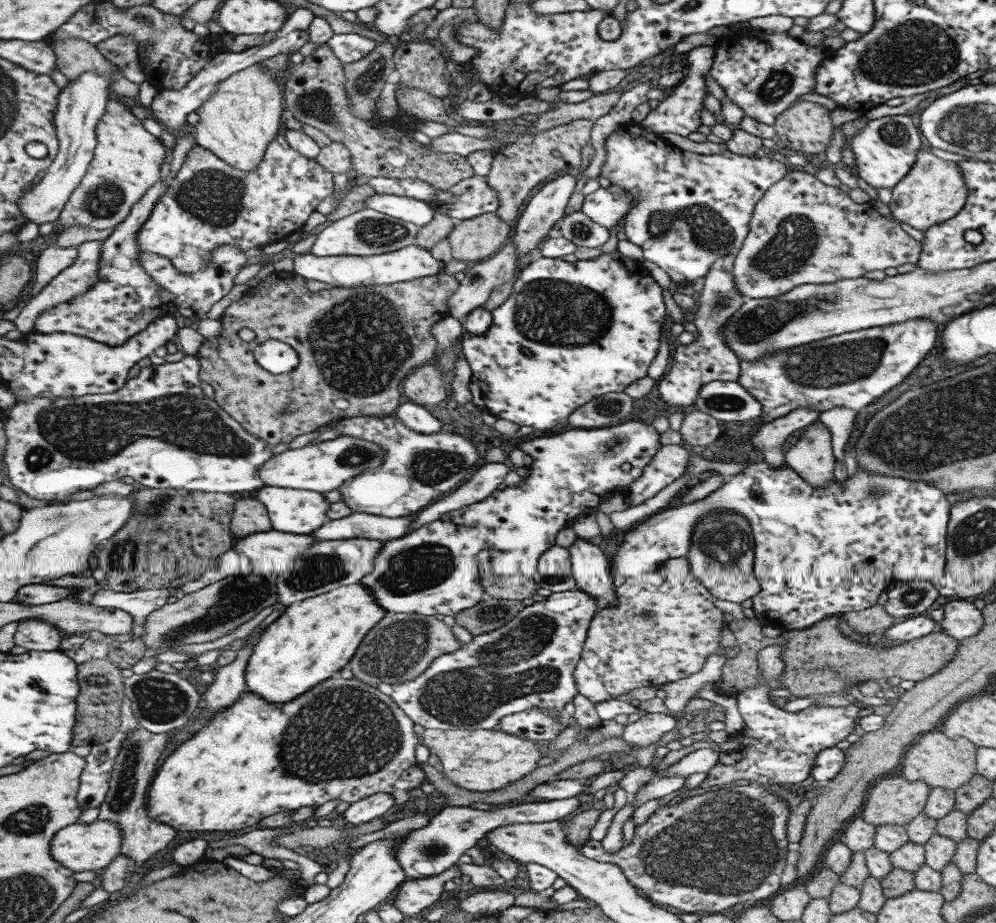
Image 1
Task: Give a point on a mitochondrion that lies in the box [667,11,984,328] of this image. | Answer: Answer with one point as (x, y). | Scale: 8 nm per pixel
(917, 52)

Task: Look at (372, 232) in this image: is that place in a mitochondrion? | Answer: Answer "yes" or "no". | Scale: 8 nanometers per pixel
yes

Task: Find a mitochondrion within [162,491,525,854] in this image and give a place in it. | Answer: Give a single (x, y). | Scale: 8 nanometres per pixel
(343, 733)

